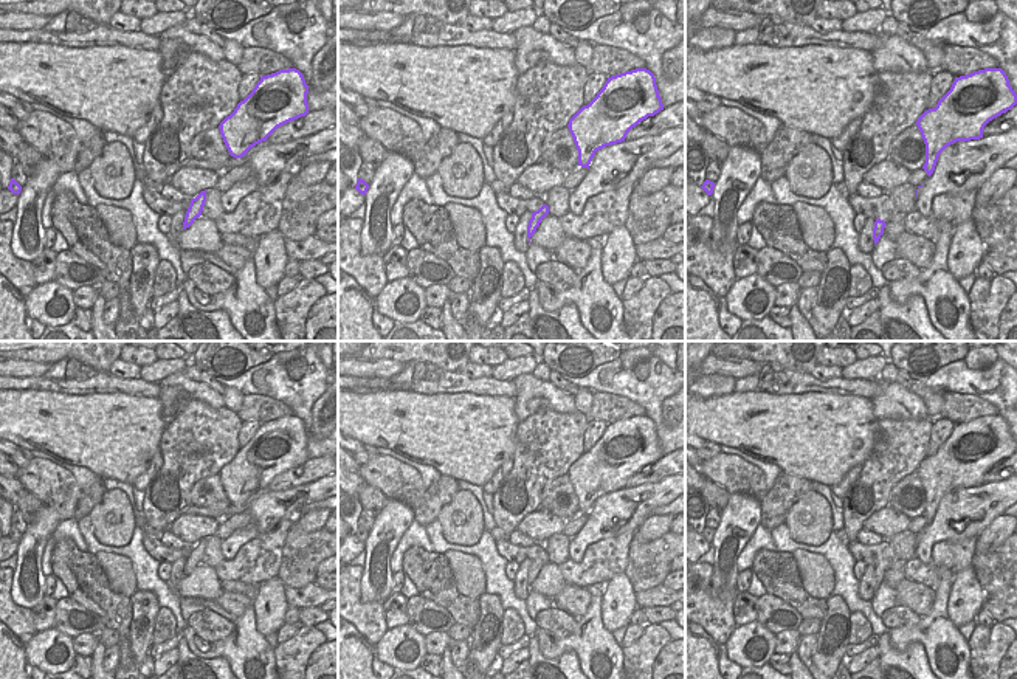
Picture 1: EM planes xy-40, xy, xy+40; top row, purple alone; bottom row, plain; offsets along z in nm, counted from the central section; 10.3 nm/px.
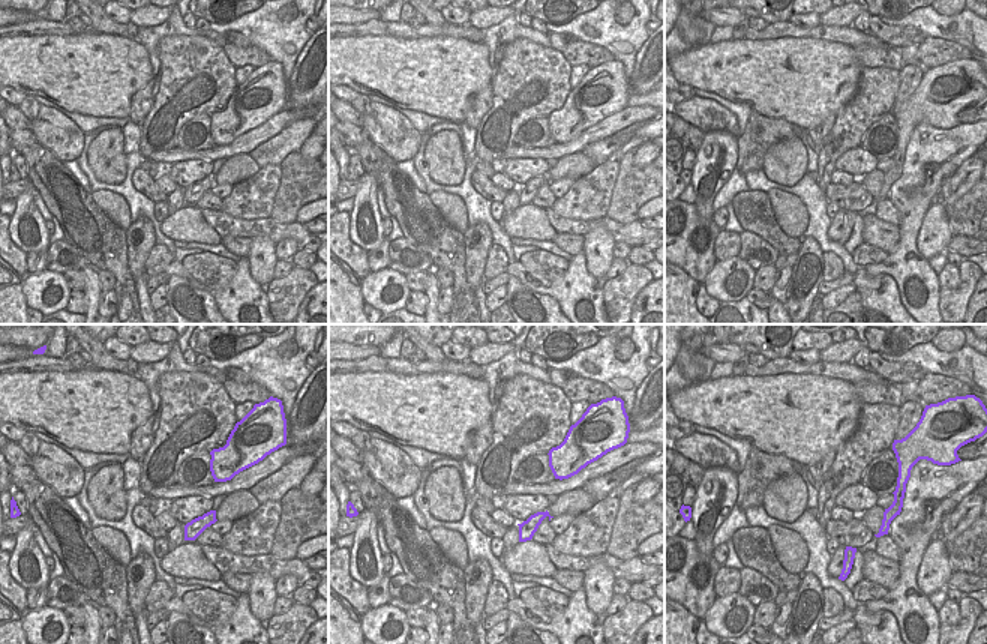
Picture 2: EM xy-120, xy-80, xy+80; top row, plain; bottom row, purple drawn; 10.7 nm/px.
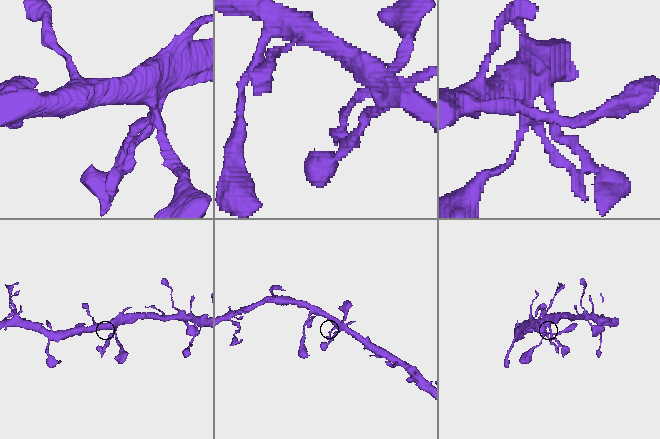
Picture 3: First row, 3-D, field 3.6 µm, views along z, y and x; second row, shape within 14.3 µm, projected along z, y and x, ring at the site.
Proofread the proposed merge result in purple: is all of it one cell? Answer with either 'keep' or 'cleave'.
keep

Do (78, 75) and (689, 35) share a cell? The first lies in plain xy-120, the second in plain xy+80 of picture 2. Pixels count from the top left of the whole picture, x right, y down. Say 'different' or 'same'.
different

